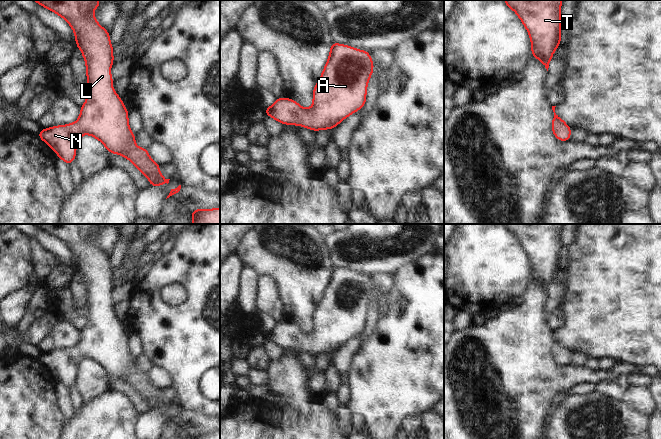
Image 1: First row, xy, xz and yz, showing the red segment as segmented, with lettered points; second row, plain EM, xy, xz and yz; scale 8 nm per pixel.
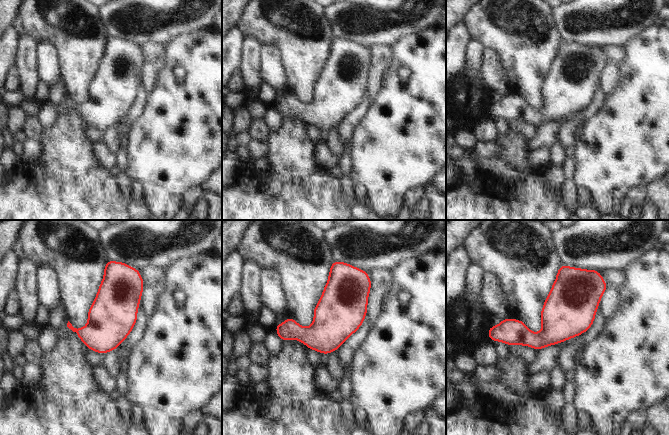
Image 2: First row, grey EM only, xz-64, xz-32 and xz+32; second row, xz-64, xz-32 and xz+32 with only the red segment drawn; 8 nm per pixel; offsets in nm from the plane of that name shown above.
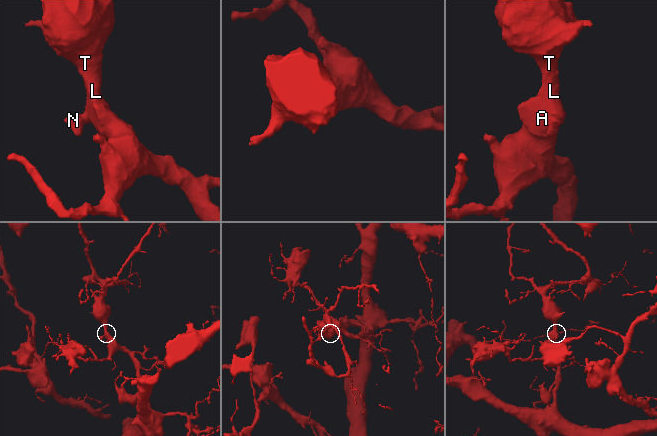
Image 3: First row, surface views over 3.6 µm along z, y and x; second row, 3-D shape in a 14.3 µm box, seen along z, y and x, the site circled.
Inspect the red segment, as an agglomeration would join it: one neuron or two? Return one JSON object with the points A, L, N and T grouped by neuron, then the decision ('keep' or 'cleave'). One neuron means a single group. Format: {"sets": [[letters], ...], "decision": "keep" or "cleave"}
{"sets": [["A", "L", "N", "T"]], "decision": "keep"}

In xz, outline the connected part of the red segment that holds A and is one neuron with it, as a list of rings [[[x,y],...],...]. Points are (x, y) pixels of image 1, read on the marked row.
[[[332,42],[329,59],[313,90],[312,107],[304,109],[295,100],[281,97],[272,106],[264,109],[264,114],[283,125],[301,125],[313,131],[333,129],[347,116],[364,107],[367,84],[373,73],[373,67],[369,52]]]

